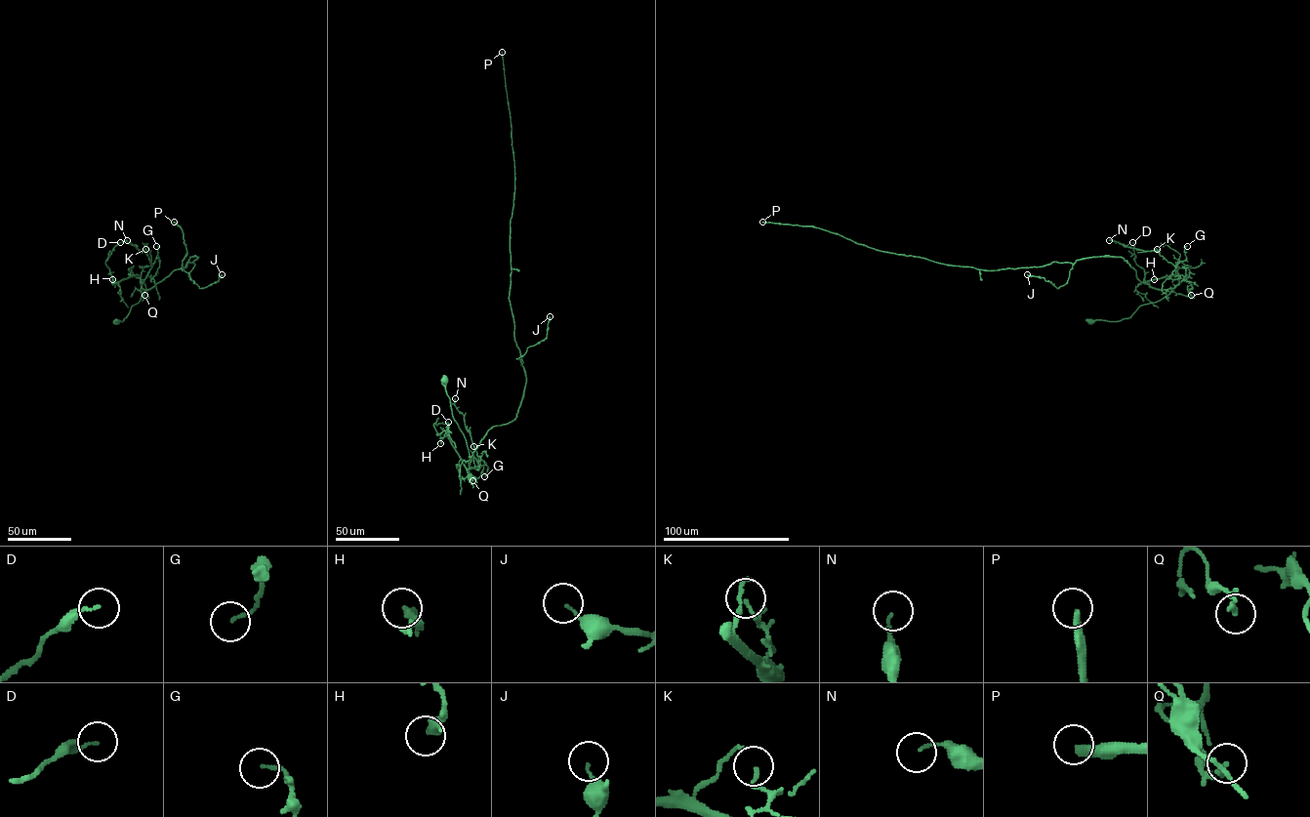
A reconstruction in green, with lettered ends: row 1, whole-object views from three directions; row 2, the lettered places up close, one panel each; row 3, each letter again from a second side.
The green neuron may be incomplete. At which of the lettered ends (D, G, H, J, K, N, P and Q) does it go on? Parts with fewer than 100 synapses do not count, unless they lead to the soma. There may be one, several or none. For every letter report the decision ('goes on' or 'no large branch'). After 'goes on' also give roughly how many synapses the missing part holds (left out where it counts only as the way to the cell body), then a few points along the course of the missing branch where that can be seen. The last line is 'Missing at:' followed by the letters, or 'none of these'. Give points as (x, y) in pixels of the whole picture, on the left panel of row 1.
D: no large branch
G: no large branch
H: no large branch
J: no large branch
K: no large branch
N: no large branch
P: goes on | 300 syn
Q: no large branch
Missing at: P

